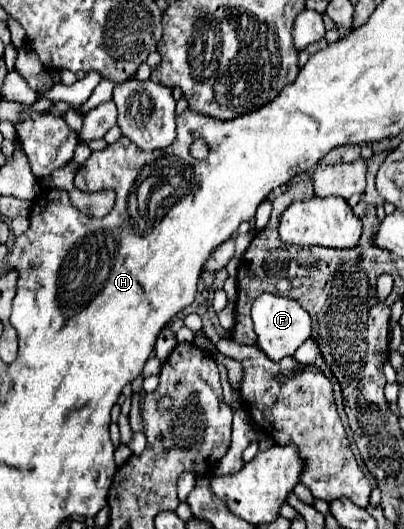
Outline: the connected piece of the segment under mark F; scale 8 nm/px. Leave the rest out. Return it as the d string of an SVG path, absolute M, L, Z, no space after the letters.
M264 293L254 301L252 321L256 333L256 347L262 349L272 361L280 361L286 355L294 355L294 351L310 337L312 331L310 315L294 299L286 299L272 293Z

